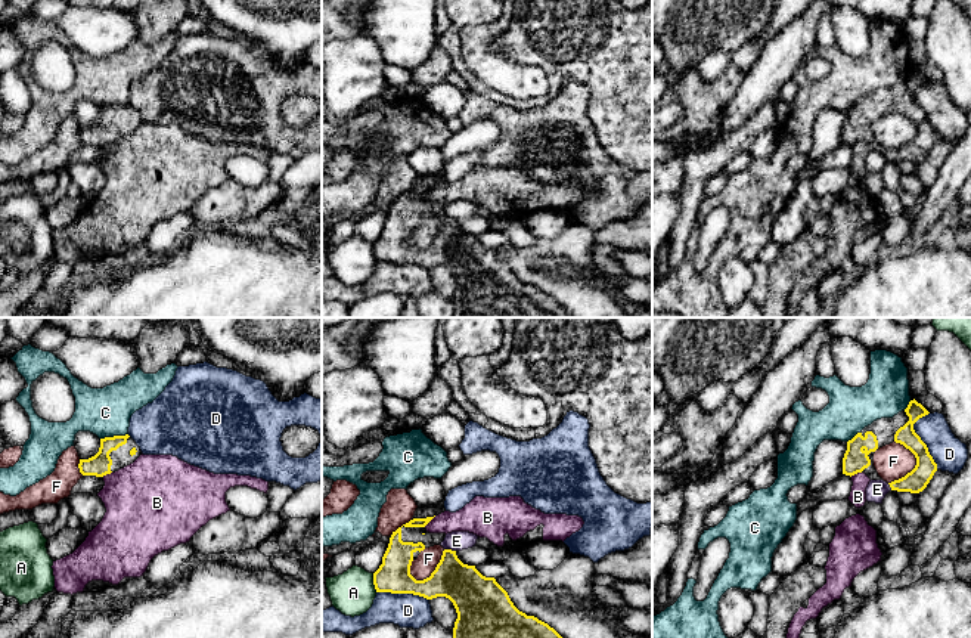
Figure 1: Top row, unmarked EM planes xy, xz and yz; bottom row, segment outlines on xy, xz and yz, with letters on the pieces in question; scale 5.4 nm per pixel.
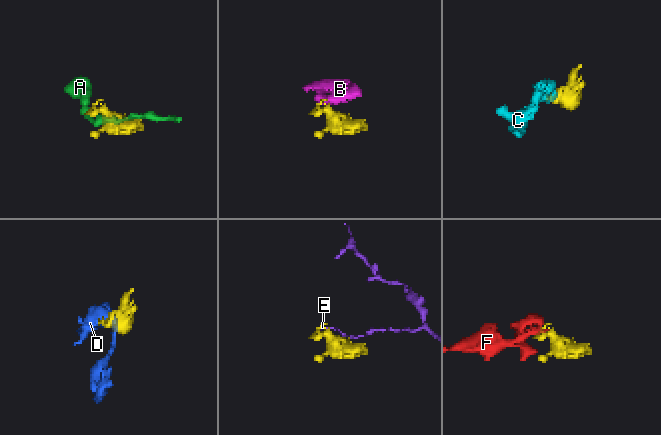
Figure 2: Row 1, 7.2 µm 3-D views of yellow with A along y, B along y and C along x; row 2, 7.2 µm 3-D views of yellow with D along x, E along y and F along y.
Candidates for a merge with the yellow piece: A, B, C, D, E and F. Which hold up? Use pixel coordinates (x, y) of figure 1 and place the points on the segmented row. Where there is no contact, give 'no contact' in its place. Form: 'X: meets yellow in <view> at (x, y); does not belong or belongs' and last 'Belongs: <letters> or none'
A: meets yellow in xz at (374, 582); does not belong
B: meets yellow in xz at (430, 520); does not belong
C: meets yellow in xy at (114, 436); does not belong
D: meets yellow in yz at (920, 439); does not belong
E: meets yellow in xz at (450, 550); does not belong
F: meets yellow in xz at (431, 573); does not belong
Belongs: none

